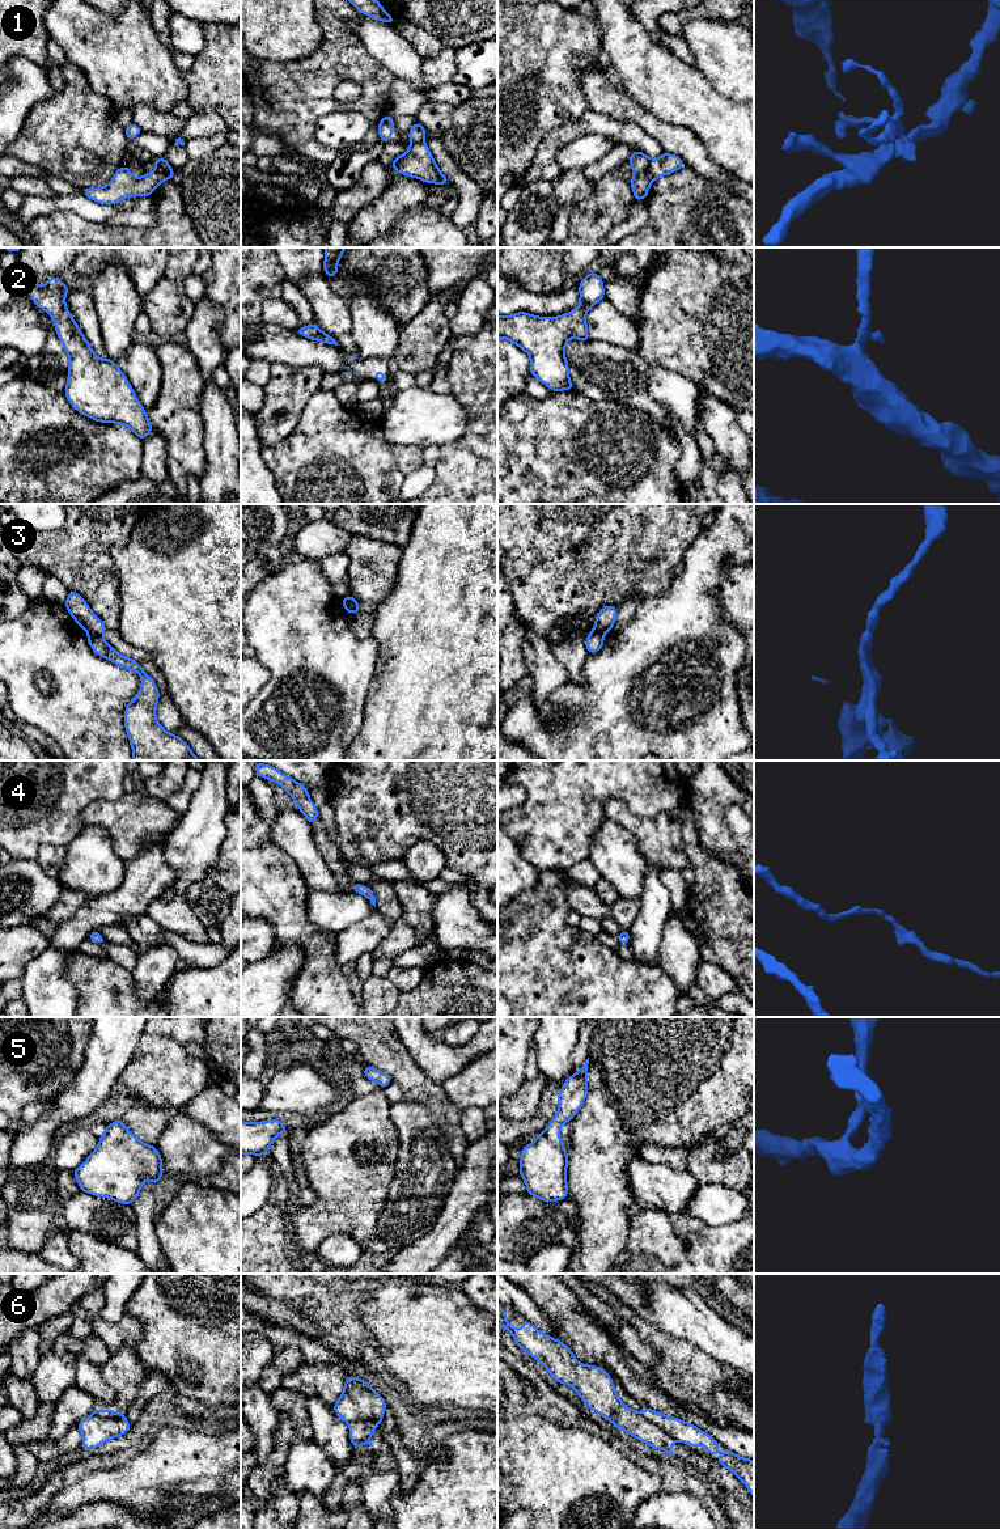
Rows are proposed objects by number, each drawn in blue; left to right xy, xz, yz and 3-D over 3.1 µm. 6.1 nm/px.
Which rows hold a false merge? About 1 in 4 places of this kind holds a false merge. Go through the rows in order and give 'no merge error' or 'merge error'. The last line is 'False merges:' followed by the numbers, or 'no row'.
1: merge error
2: no merge error
3: merge error
4: no merge error
5: no merge error
6: merge error
False merges: 1, 3, 6

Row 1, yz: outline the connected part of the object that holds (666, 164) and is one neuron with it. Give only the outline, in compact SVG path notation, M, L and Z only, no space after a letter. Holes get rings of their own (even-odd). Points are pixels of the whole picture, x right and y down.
M664 152L660 157L649 161L647 178L652 183L665 174L678 171L683 165L685 162L681 157Z

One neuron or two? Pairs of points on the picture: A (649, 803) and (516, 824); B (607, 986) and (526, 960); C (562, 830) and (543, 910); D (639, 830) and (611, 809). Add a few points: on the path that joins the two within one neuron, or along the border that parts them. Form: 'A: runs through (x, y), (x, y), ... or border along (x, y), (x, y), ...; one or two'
A: runs through (617, 790), (583, 790), (549, 824); one
B: runs through (588, 986), (583, 981), (560, 981), (546, 968); one
C: border along (542, 869), (554, 871); two
D: runs through (632, 824), (618, 810); one

